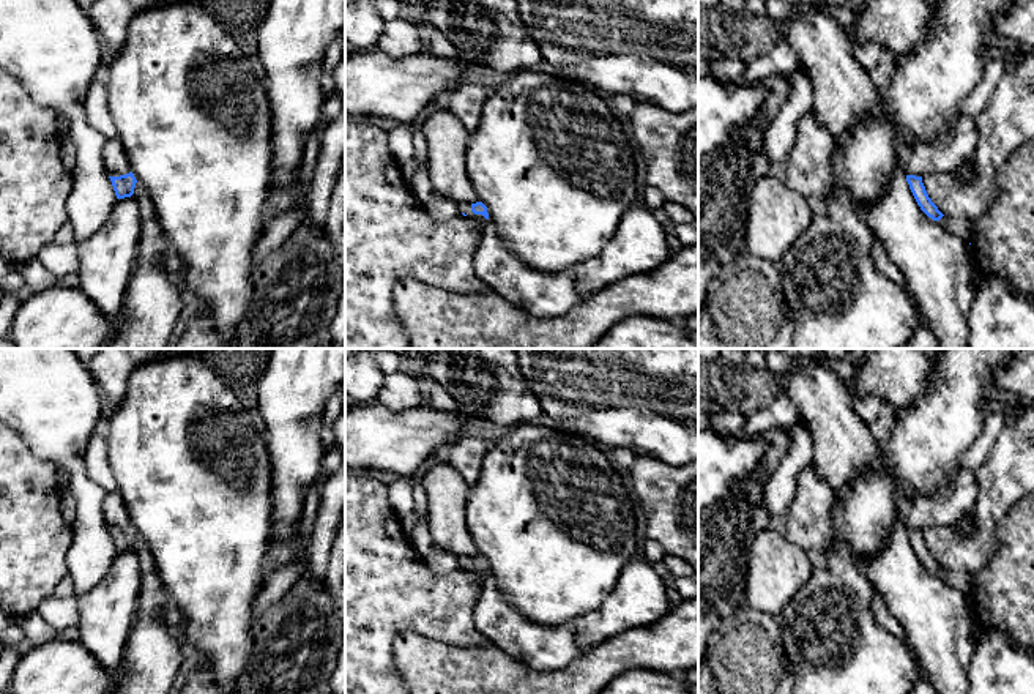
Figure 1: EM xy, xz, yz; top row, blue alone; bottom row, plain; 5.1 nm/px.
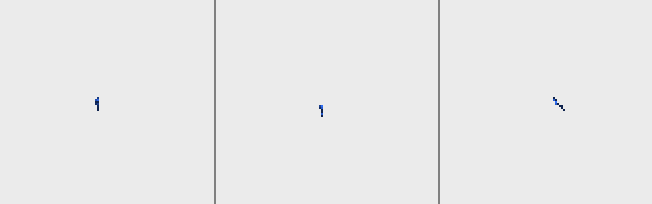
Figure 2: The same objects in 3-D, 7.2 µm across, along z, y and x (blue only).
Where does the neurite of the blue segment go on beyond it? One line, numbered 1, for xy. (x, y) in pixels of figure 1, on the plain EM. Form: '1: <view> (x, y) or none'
1: none

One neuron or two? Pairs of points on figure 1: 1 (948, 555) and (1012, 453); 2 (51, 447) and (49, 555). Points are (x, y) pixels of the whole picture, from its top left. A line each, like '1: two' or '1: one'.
1: one
2: two

